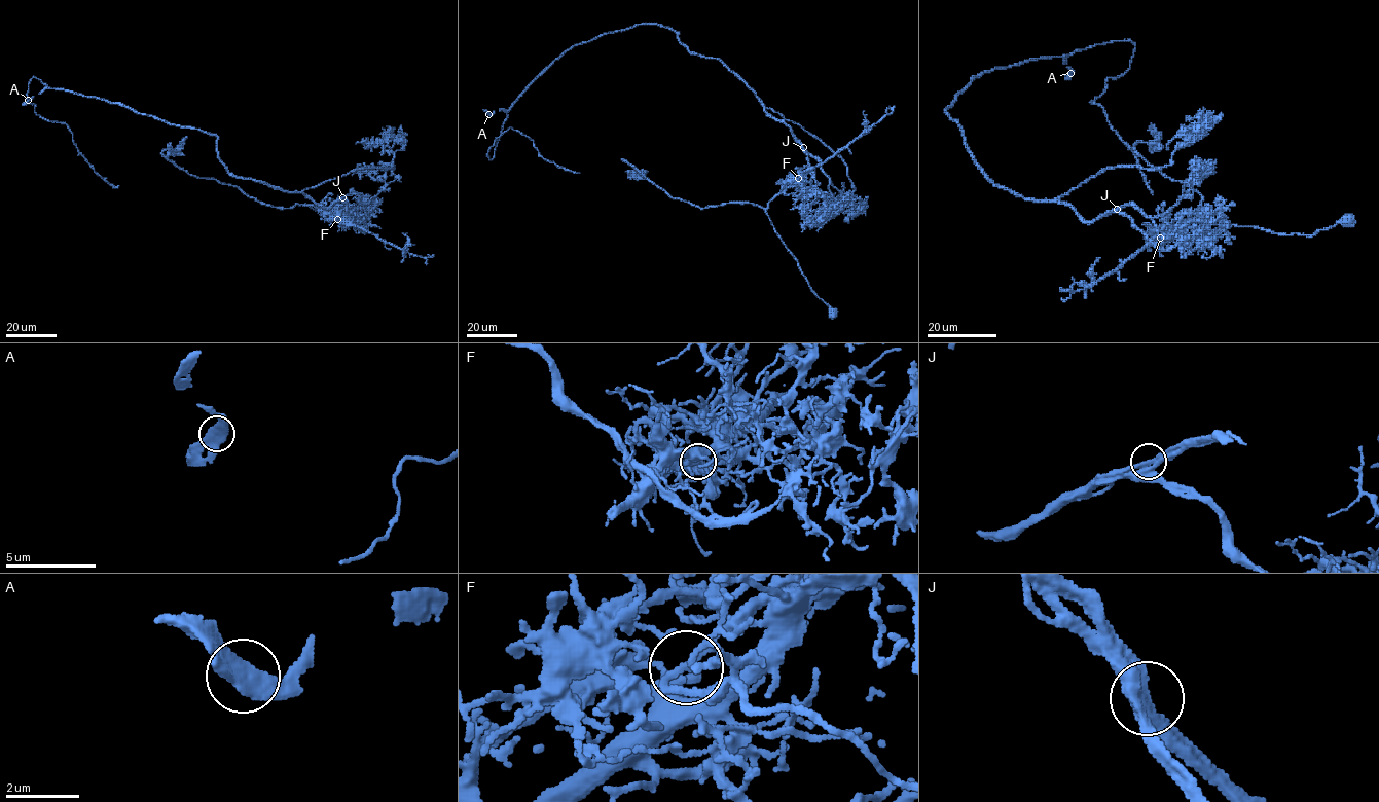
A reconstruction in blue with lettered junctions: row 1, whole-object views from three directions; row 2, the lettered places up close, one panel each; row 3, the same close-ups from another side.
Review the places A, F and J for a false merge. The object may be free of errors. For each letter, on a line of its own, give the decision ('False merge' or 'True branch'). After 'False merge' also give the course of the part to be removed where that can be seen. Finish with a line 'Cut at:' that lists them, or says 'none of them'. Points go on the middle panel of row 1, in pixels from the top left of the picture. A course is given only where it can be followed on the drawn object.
A: True branch
F: False merge. Course of the part to remove: (798, 178), (803, 176), (766, 208), (736, 203), (699, 208), (672, 197), (622, 159), (641, 176), (647, 171)
J: True branch
Cut at: F

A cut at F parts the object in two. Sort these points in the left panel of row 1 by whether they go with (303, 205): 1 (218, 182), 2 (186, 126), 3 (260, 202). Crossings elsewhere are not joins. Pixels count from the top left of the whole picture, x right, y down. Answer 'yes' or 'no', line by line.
1: yes
2: no
3: yes

